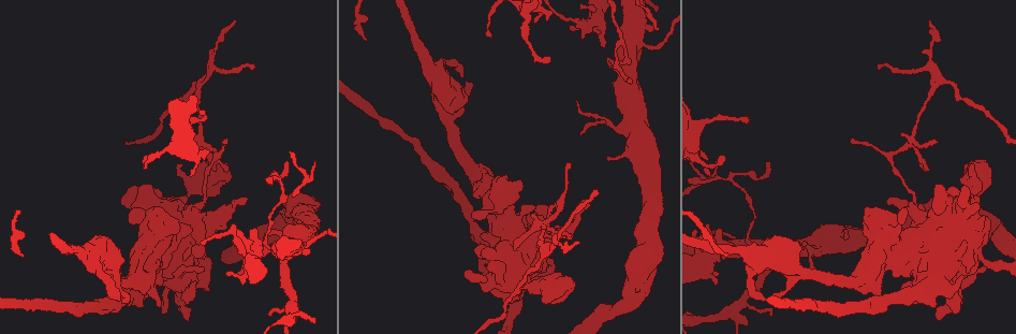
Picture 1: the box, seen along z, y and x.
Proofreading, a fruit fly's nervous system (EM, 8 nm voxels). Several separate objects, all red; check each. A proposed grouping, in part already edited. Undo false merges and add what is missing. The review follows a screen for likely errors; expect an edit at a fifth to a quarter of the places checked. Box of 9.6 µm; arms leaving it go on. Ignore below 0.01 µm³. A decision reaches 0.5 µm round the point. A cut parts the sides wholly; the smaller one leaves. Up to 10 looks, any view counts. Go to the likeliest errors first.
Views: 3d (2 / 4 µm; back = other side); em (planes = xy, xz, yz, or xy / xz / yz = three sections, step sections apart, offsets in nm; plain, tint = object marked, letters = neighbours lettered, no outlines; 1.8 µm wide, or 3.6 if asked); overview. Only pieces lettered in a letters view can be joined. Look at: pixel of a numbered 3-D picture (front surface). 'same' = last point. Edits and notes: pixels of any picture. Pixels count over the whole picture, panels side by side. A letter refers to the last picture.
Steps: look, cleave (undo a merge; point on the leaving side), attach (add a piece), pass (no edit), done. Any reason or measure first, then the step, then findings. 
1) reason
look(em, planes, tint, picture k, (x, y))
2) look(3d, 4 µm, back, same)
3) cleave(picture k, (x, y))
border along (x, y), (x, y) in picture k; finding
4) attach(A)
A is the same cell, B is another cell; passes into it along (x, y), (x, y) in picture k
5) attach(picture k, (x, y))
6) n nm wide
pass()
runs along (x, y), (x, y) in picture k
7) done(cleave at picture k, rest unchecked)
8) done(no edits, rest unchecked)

calibre changes
look(3d, 2 µm, picture 1, (966, 212))

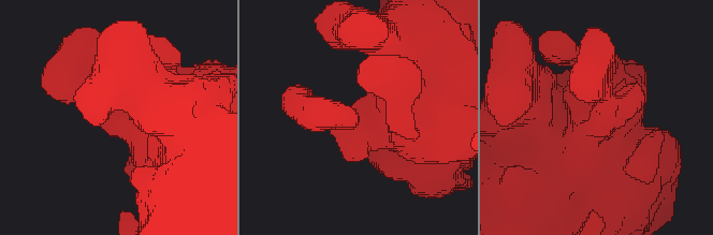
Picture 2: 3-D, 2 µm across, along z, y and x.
shape alone is not enough
look(em, xy, step 16, tint, picture 2, (122, 122))

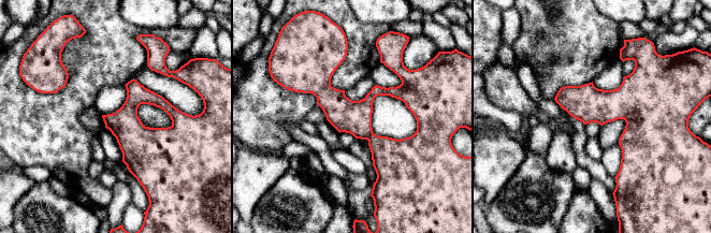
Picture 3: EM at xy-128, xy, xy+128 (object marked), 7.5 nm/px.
cut it another way
look(em, planes, letters, same)

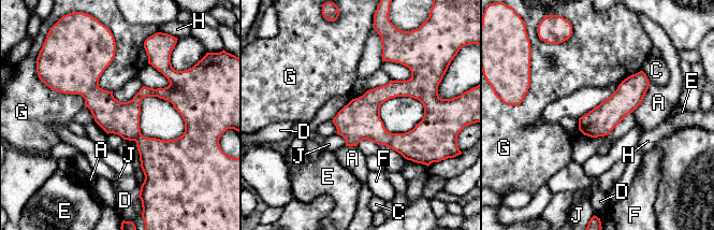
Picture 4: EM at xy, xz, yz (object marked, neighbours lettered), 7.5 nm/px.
220 nm wide
pass()
A, C, D, E, F, G, H and J are other cells; runs along (63, 88), (105, 106), (163, 92), (185, 112) in picture 4; continuous, no second neuron

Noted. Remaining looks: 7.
thick turns thin
look(3d, 4 µm, picture 1, (175, 266))

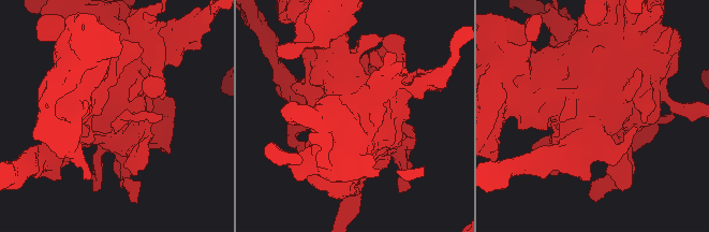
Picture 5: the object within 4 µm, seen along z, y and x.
look(em, 3.6 µm, planes, letters, picture 5, (114, 110))

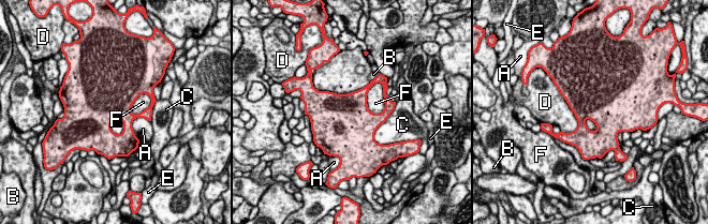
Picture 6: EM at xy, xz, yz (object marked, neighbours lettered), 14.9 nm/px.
D touches over 650 nm
pass()
A, B, C, D, E and F are other cells; border along (560, 92), (577, 121), (570, 133) in picture 6; all the same neuron

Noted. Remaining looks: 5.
thin end
look(em, planes, letters, picture 1, (365, 40))

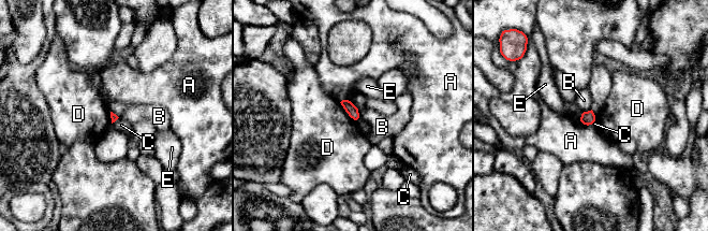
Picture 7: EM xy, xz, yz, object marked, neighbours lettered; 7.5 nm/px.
pass()
A, B, C, D and E are other cells; border along (339, 102), (344, 111), (355, 120) in picture 7; no lettered piece goes on from it

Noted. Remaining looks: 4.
branch stops here
look(3d, 2 µm, picture 1, (569, 240))

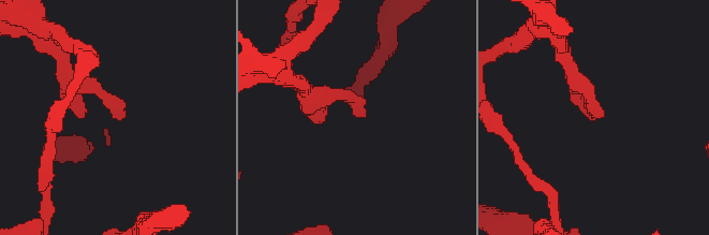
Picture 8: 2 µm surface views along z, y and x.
now the EM
look(em, planes, letters, picture 8, (598, 118))

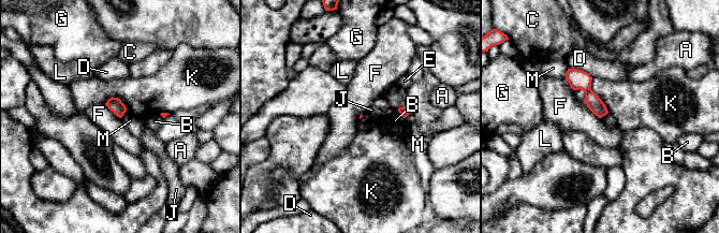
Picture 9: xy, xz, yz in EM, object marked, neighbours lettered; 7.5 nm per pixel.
pass()
A, B, C, D, E, F, G, J, K, L and M are other cells; runs along (570, 71), (585, 86), (602, 113) in picture 9; none of them fits

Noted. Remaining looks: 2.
done(no edits, rest unchecked)

